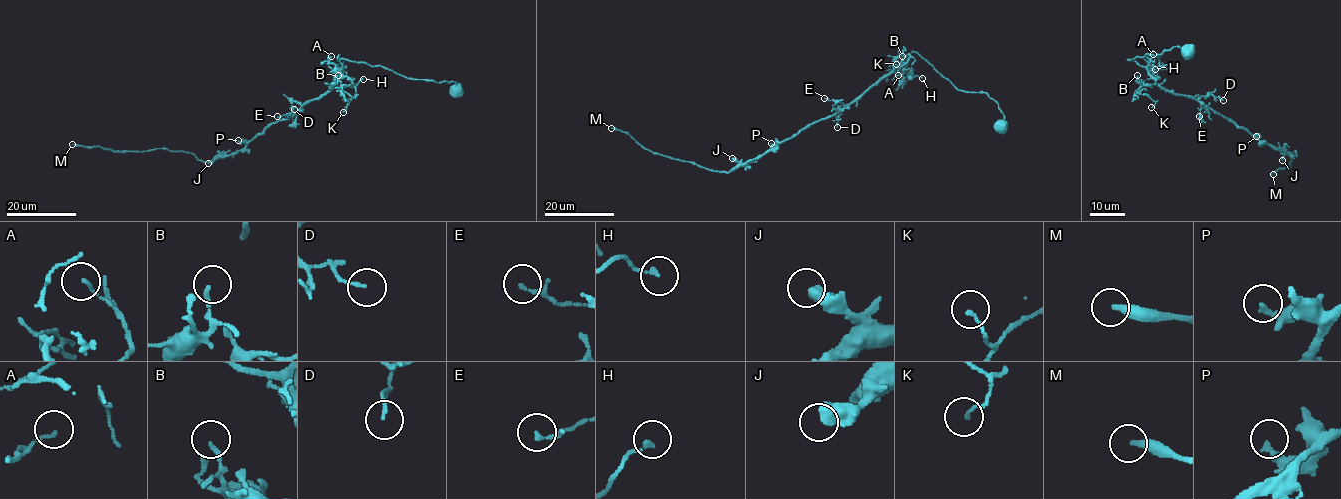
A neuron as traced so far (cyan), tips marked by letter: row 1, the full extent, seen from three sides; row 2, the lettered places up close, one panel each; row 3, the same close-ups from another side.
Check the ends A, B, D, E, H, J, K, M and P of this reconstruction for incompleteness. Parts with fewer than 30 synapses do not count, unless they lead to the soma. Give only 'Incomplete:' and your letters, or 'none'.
Incomplete: M

